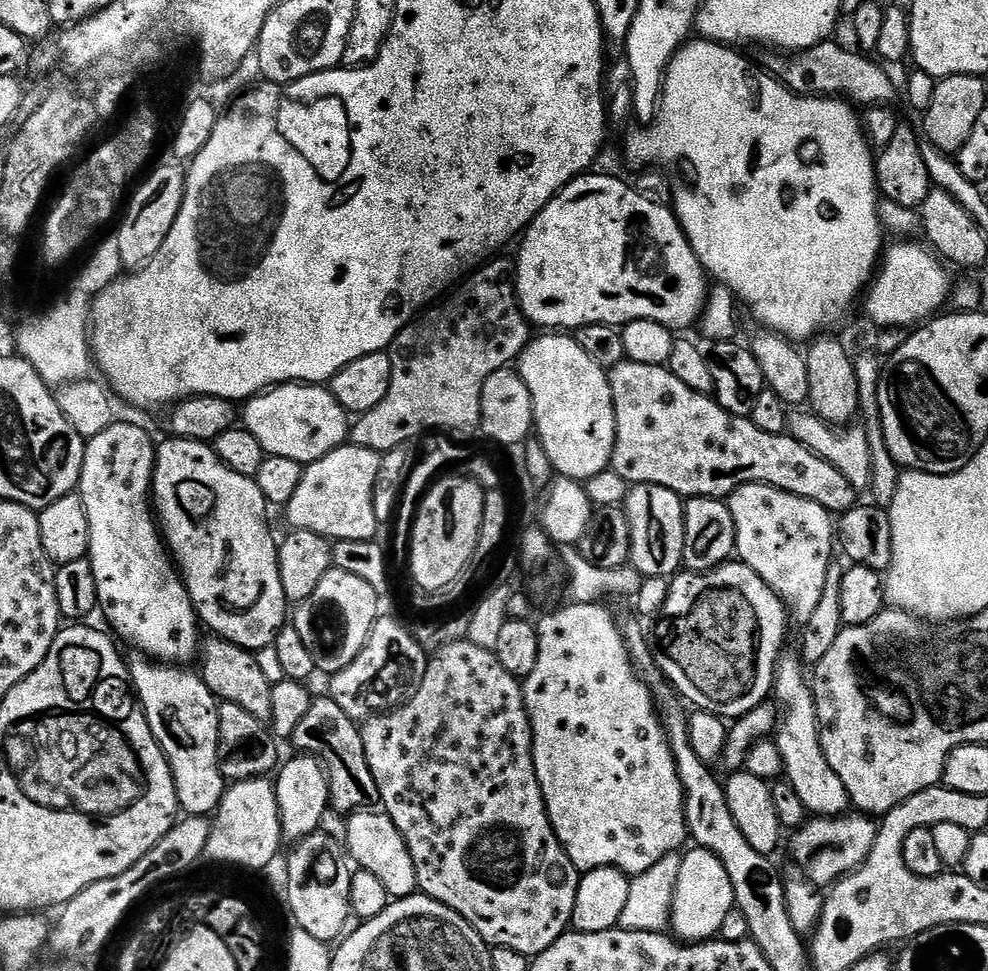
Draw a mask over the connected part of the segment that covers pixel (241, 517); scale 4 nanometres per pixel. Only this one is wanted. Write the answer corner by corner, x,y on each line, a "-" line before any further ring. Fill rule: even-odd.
168,438
168,441
164,445
159,445
156,448
156,469
152,472
152,490
150,496
154,501
154,516
158,521
158,528
162,533
162,539
183,579
184,585
188,588
188,593
192,599
192,605
196,611
199,623
207,631
209,628
212,631
209,633
215,634
219,639
234,642
234,646
247,648
253,654
259,652
262,648
275,645
276,633
285,627
286,617
290,612
290,602
282,590
282,578
278,574
278,540
277,537
272,537
272,532
268,529
268,511
270,511
270,505
268,499
262,494
262,490
258,490
255,479
238,474
230,466
223,464
218,458
215,447
211,443
202,440

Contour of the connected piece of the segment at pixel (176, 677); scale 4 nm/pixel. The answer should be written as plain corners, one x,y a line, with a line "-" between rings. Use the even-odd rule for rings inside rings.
148,660
131,661
130,683
134,695
168,760
181,809
190,816
211,817
226,787
218,758
218,701
204,685
204,677
195,671

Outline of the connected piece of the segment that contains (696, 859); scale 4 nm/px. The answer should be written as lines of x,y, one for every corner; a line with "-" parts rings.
699,846
691,850
693,852
685,851
680,861
678,882
672,899
670,928
681,941
699,942
713,939
719,933
722,921
726,914
730,914
736,899
730,874
726,874
726,866
722,866
719,858

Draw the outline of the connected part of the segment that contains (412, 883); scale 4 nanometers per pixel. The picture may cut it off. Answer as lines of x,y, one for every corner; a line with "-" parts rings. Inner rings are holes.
361,810
351,813
348,820
348,844
346,852
354,861
357,869
374,874
382,886
386,886
389,897
399,898
411,896
417,891
414,858
410,858
410,850
390,817
383,811
-
353,856
353,857
352,857

